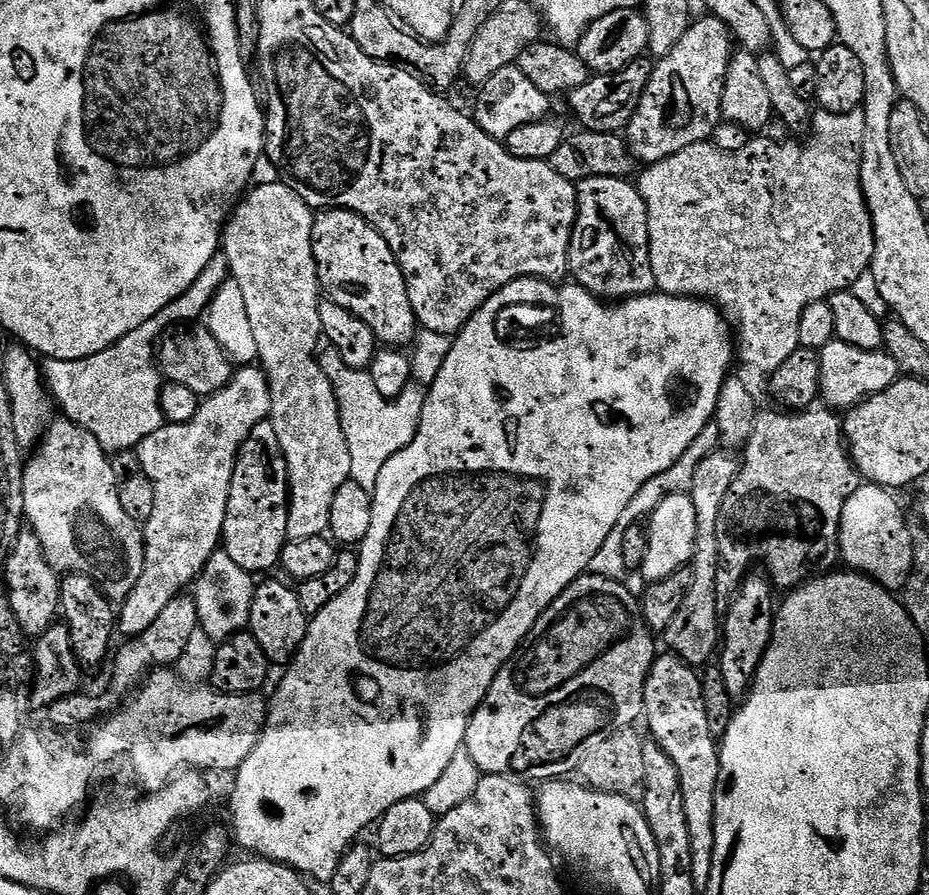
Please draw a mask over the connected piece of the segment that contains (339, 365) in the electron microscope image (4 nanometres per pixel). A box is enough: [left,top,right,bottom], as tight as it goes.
[318,347,428,493]

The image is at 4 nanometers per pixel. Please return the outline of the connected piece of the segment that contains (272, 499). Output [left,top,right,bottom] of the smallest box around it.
[222,419,288,574]

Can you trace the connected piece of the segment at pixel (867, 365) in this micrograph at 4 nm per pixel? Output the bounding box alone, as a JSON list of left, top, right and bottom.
[819,340,902,413]

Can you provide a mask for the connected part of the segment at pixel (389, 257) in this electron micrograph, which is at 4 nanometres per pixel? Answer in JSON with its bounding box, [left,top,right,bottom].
[313,208,418,350]

